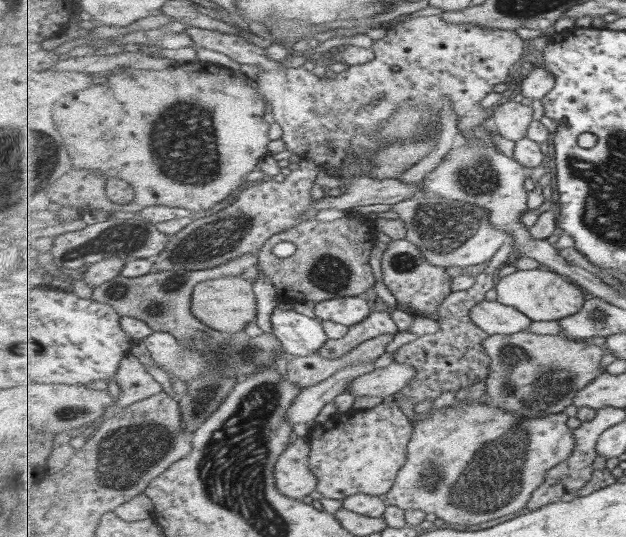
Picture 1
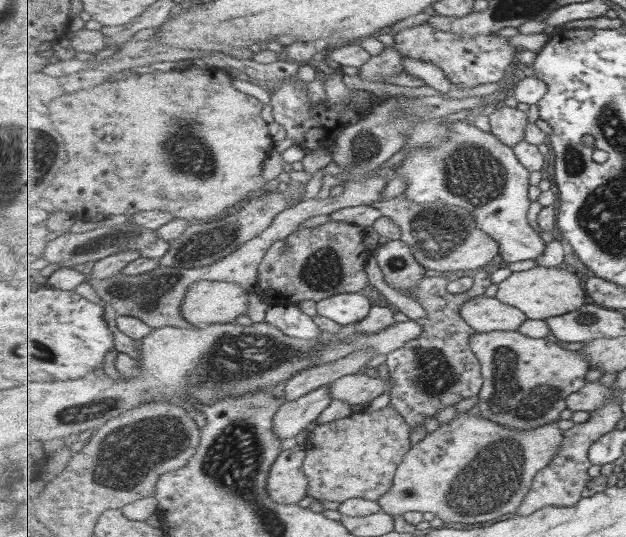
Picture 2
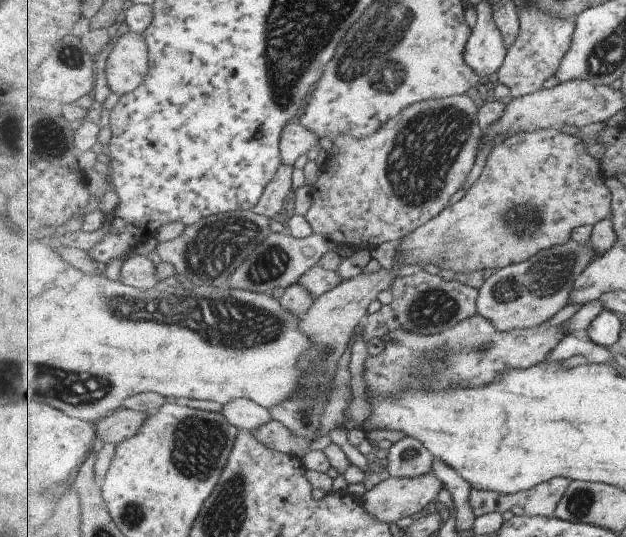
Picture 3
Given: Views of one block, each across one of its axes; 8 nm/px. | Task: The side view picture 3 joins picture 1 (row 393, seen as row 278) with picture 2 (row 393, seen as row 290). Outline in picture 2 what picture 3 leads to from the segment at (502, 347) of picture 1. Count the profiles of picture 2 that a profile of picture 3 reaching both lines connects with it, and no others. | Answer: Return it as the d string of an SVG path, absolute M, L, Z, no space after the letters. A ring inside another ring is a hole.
M518 331L477 333L471 338L471 352L481 361L483 376L476 412L487 421L518 430L559 421L561 412L568 409L569 396L586 386L585 374L591 370L581 350L570 352L557 338L537 339Z

